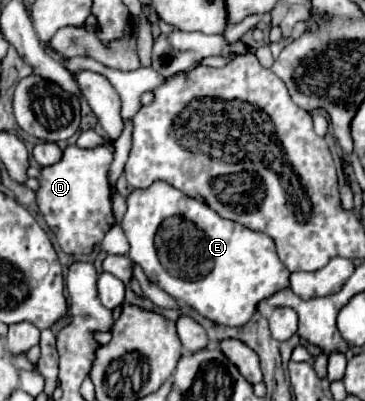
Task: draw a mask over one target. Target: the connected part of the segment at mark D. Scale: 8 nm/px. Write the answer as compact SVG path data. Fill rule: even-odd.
M69 145L59 163L41 169L35 201L45 223L55 233L57 243L69 255L89 255L115 223L111 211L111 187L107 181L111 161L113 153L103 153L103 145L93 149Z

